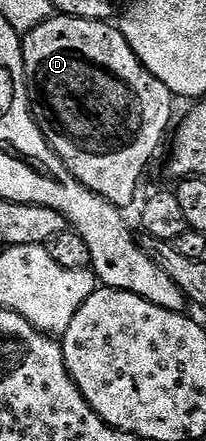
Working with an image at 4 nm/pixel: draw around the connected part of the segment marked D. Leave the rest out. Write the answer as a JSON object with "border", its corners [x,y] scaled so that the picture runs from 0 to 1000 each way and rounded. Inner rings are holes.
{"border":[[[248,36],[117,77],[102,113],[121,186],[141,200],[141,236],[238,331],[272,342],[286,361],[306,361],[325,388],[345,388],[345,397],[403,415],[403,424],[558,467],[612,469],[636,463],[723,363],[757,351],[801,299],[811,311],[845,281],[840,209],[694,152],[583,63],[505,45]]]}

